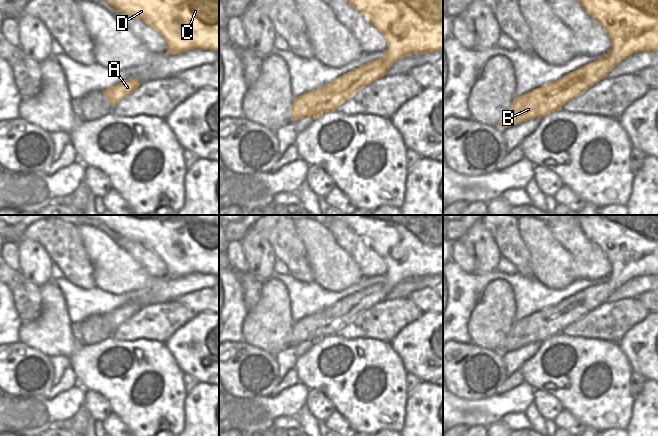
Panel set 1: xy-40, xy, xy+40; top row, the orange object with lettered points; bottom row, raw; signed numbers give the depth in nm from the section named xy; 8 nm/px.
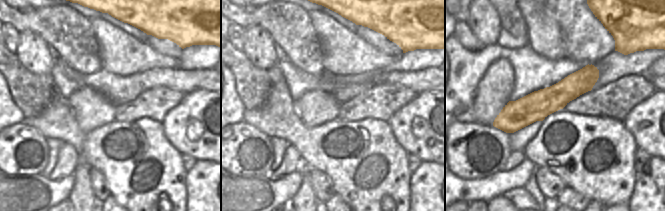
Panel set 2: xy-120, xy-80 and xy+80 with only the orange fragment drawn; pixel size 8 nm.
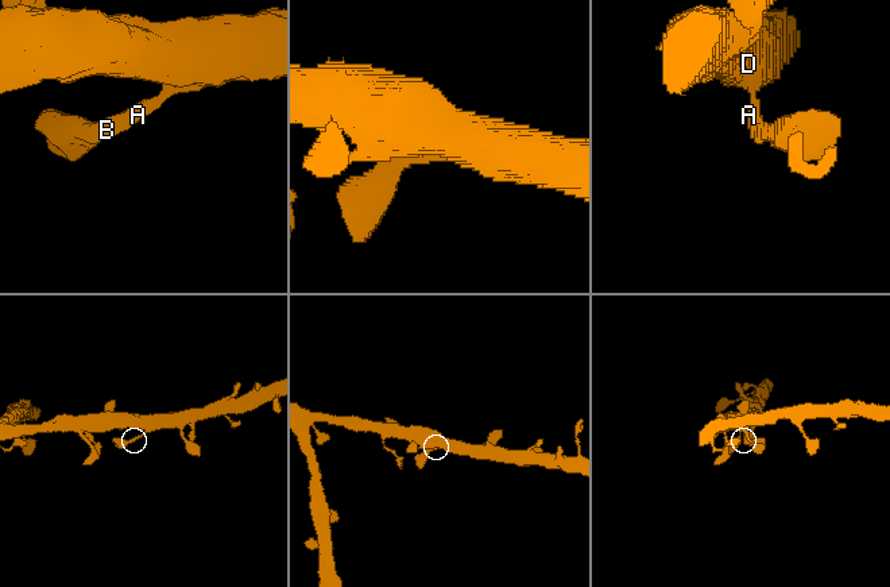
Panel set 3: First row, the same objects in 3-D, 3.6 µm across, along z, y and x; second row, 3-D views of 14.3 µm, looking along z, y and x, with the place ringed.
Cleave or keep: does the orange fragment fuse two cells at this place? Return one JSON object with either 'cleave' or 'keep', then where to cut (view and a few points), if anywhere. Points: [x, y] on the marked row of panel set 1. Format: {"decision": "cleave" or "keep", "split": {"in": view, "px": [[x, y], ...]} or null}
{"decision": "keep", "split": null}

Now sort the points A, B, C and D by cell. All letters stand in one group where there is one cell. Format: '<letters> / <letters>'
A B C D

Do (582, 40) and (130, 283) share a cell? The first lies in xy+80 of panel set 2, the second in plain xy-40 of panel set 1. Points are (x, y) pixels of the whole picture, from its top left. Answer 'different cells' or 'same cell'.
different cells

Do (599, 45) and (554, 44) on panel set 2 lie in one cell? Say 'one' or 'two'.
two

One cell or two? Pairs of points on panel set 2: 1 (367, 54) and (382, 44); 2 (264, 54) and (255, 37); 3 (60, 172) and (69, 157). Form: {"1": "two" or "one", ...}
{"1": "two", "2": "one", "3": "one"}

